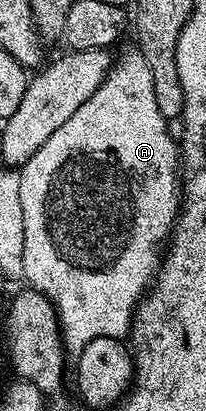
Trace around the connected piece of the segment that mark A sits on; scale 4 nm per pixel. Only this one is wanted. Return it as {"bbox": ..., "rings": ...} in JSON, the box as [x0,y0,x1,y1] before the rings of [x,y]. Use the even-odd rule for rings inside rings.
{"bbox":[20,52,180,356],"rings":[[[137,52],[126,54],[111,65],[109,74],[80,108],[48,136],[48,141],[32,156],[32,160],[20,167],[20,208],[24,208],[24,278],[35,289],[41,290],[54,304],[58,312],[58,324],[62,341],[71,355],[77,356],[90,340],[98,336],[125,339],[129,335],[134,307],[142,301],[148,287],[153,283],[158,267],[162,265],[164,247],[174,232],[174,224],[180,213],[180,146],[170,135],[171,123],[160,112],[156,104],[156,92],[152,90],[152,72],[148,72],[148,60]]]}

